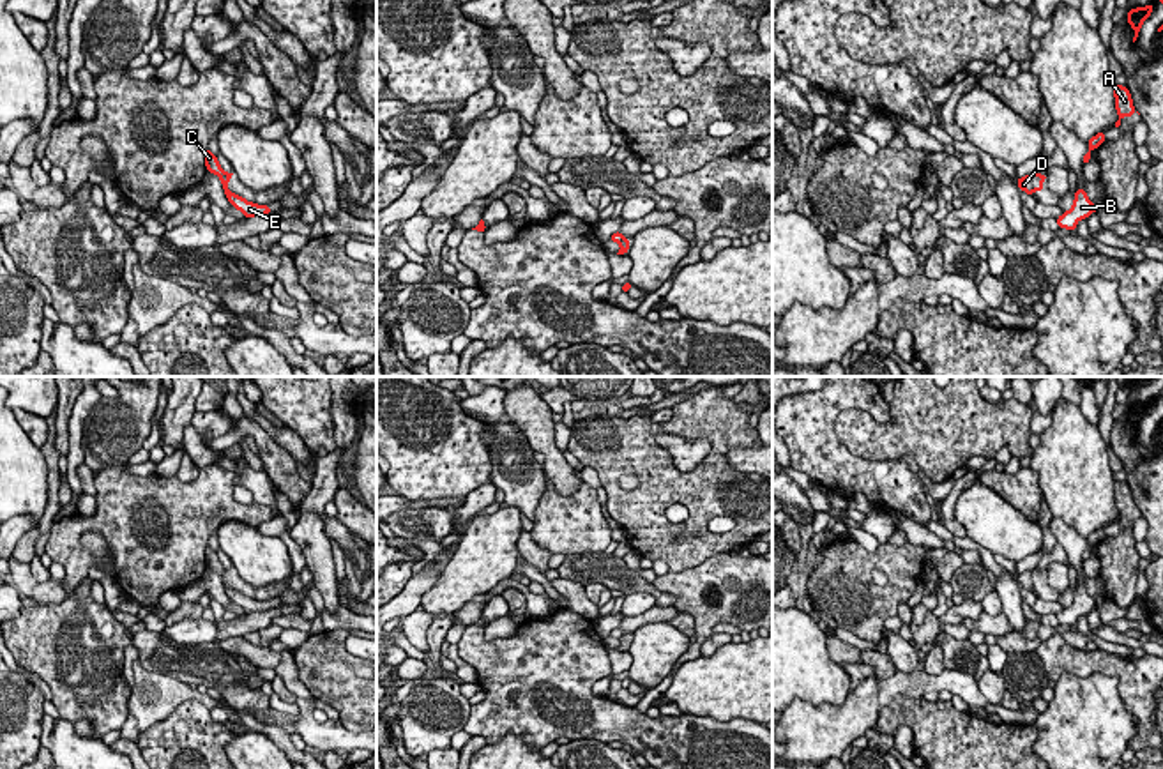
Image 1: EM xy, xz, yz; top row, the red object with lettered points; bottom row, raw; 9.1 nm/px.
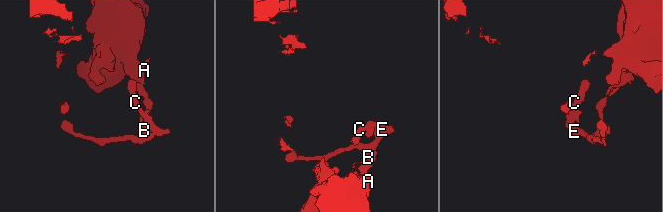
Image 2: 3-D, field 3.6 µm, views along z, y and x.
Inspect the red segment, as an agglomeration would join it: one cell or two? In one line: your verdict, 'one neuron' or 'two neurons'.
two neurons

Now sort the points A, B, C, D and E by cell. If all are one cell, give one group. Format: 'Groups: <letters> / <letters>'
Groups: A / B C D E

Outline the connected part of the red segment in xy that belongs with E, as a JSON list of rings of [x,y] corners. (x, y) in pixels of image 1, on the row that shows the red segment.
[[[224,189],[224,194],[228,202],[244,214],[244,217],[265,216],[272,212],[269,205],[251,203],[228,189]]]

